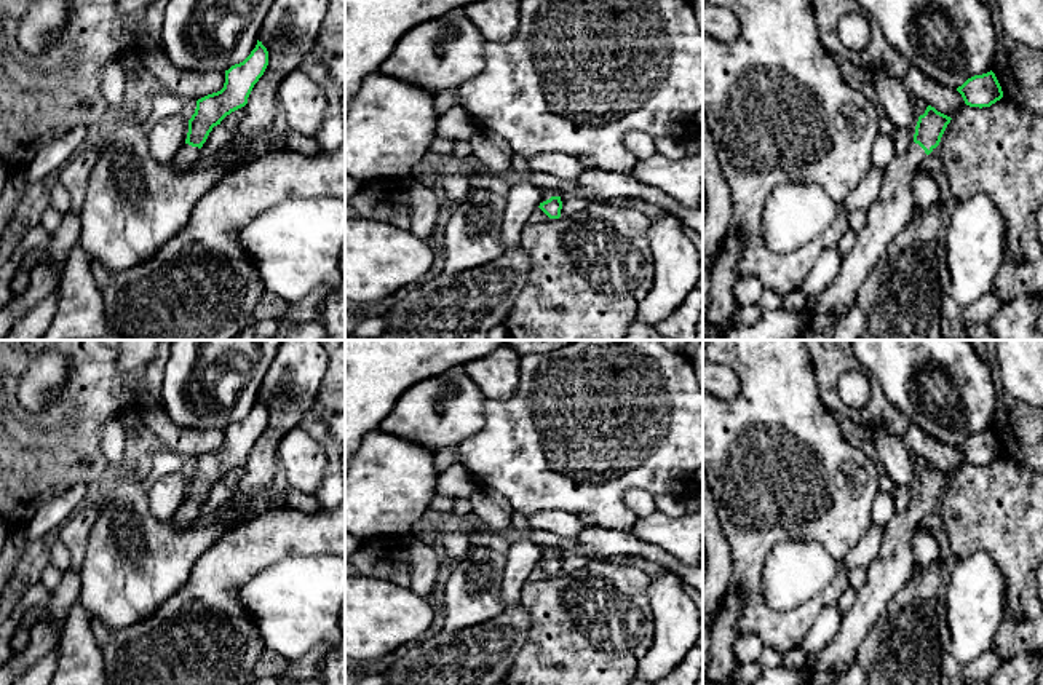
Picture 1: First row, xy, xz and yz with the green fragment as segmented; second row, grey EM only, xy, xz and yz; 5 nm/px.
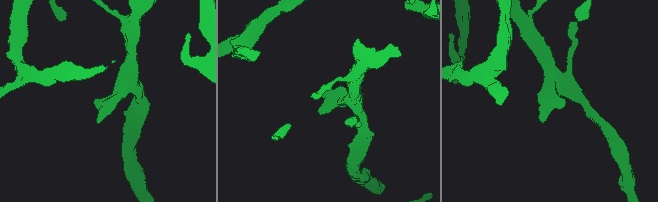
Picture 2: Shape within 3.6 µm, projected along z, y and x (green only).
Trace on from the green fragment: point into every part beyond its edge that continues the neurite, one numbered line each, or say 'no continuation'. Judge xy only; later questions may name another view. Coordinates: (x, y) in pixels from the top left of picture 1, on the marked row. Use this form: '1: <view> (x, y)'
1: xy (186, 157)

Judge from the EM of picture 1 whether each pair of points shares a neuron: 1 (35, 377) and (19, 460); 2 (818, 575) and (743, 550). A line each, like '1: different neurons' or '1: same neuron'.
1: different neurons
2: different neurons

